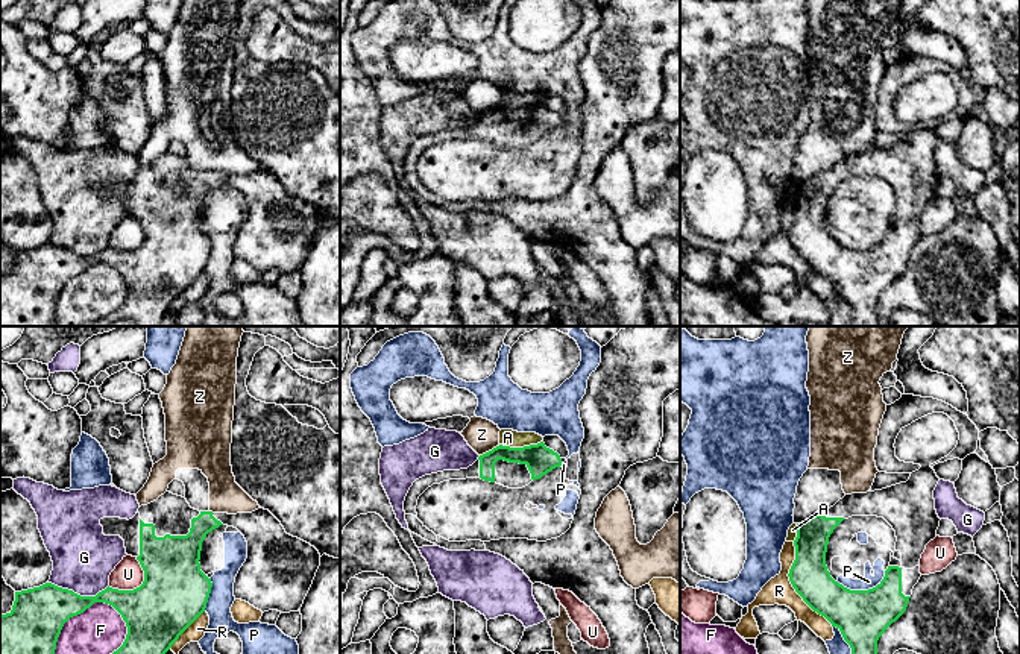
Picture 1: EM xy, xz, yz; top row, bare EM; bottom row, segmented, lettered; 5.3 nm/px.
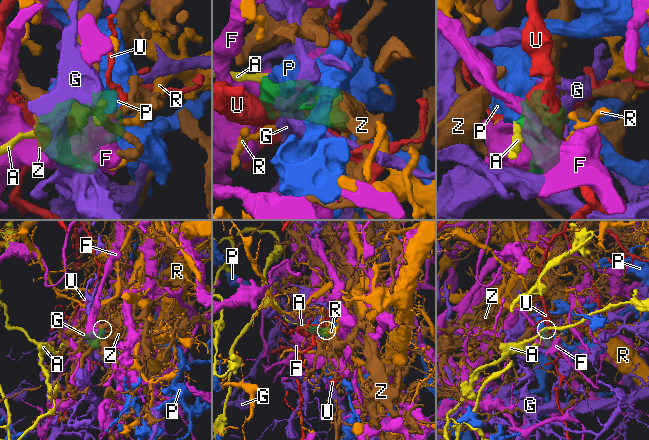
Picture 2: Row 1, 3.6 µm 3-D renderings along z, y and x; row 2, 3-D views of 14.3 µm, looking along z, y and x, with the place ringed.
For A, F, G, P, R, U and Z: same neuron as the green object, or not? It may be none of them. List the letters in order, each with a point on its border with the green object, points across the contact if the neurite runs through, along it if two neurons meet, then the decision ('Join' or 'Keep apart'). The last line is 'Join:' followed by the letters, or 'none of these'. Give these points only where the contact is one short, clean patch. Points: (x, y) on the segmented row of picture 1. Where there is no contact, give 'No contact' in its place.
A: Touches green at xz (521, 448). Keep apart
F: Touches green at xy (81, 612). Keep apart
G: Touches green at xy (79, 595). Keep apart
P: Touches green at yz (862, 591). Keep apart
R: Touches green at yz (793, 586). Keep apart
U: Touches green at xy (137, 587). Keep apart
Z: Touches green at xz (489, 451). Keep apart
Join: none of these

